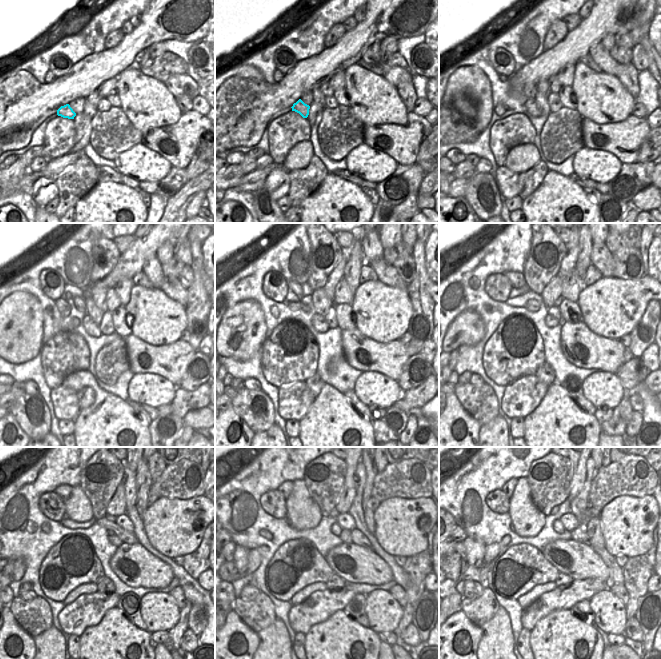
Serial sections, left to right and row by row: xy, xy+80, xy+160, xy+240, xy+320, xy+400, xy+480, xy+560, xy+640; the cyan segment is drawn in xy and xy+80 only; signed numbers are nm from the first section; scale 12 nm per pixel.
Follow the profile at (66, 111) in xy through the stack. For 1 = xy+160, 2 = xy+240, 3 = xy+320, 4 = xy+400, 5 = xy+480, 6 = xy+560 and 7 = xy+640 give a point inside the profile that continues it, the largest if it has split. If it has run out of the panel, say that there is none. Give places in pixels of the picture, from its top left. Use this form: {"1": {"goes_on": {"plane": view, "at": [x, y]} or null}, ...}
{"1": {"goes_on": {"plane": "xy+160", "at": [533, 108]}}, "2": {"goes_on": {"plane": "xy+240", "at": [91, 328]}}, "3": {"goes_on": {"plane": "xy+320", "at": [319, 323]}}, "4": {"goes_on": {"plane": "xy+400", "at": [550, 321]}}, "5": {"goes_on": {"plane": "xy+480", "at": [114, 539]}}, "6": {"goes_on": {"plane": "xy+560", "at": [346, 537]}}, "7": {"goes_on": {"plane": "xy+640", "at": [579, 534]}}}

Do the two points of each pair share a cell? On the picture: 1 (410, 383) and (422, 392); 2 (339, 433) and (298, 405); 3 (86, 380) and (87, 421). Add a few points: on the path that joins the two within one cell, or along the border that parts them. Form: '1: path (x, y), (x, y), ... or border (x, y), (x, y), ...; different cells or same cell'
1: border (428, 375), (416, 387), (403, 391); different cells
2: border (315, 398), (299, 421); different cells
3: path (97, 389), (99, 391), (99, 401), (92, 410); same cell

